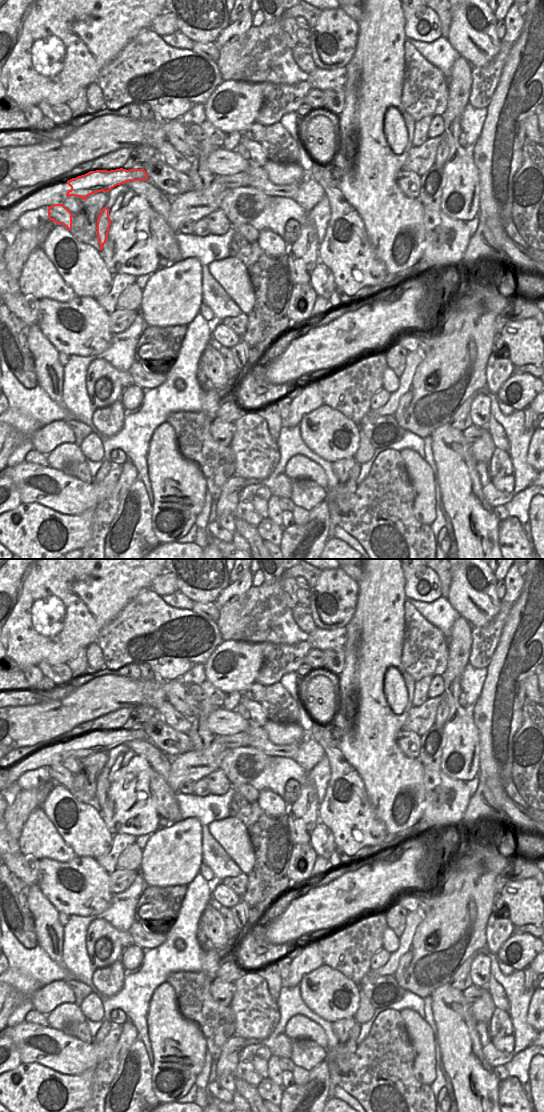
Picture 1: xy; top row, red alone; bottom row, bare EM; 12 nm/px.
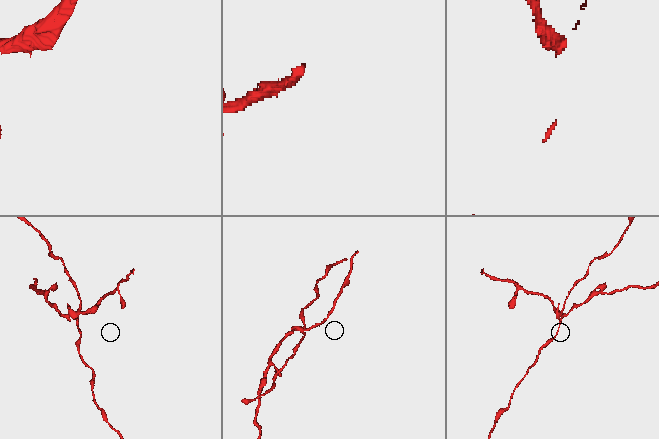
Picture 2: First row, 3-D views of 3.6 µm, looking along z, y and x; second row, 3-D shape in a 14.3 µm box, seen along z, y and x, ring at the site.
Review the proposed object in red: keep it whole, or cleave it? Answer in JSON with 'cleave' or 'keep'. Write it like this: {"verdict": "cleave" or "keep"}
{"verdict": "cleave"}

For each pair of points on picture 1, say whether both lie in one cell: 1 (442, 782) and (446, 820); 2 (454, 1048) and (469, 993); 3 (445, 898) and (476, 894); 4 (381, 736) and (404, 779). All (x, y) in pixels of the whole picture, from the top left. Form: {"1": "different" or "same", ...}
{"1": "same", "2": "different", "3": "same", "4": "same"}

